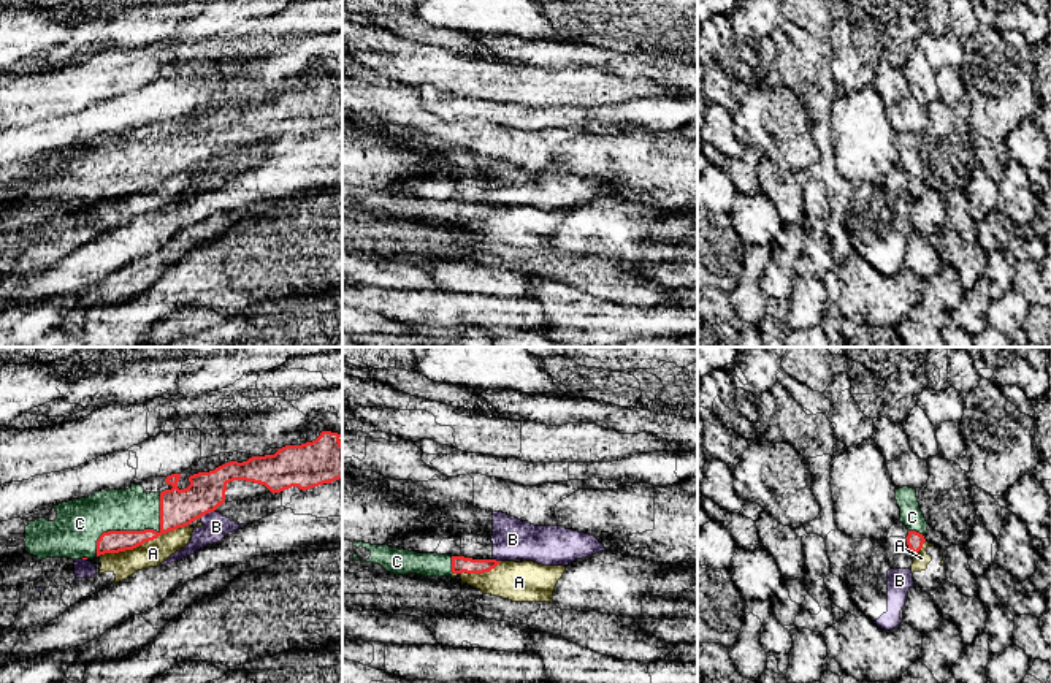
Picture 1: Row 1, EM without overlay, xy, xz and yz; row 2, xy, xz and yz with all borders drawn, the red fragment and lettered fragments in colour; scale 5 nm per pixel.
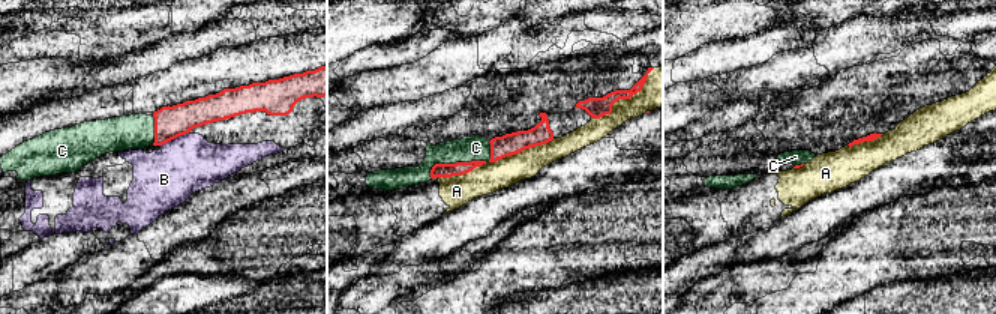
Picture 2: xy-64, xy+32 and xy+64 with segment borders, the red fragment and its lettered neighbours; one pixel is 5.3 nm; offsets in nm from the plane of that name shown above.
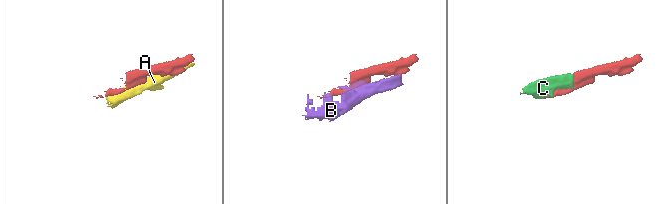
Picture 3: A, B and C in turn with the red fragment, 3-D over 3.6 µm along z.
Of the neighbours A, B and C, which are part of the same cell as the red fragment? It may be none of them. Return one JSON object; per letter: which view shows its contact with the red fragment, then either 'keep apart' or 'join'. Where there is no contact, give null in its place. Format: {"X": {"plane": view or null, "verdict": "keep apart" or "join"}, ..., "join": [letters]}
{"A": {"plane": "xy", "verdict": "keep apart"}, "B": {"plane": "xy", "verdict": "keep apart"}, "C": {"plane": "xy", "verdict": "join"}, "join": ["C"]}

